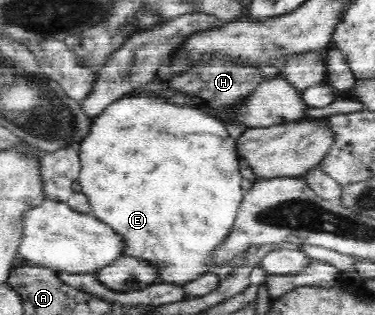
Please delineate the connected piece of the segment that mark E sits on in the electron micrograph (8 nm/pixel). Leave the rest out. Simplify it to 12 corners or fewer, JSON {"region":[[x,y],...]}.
{"region":[[125,95],[78,145],[91,214],[158,282],[245,196],[226,124]]}

